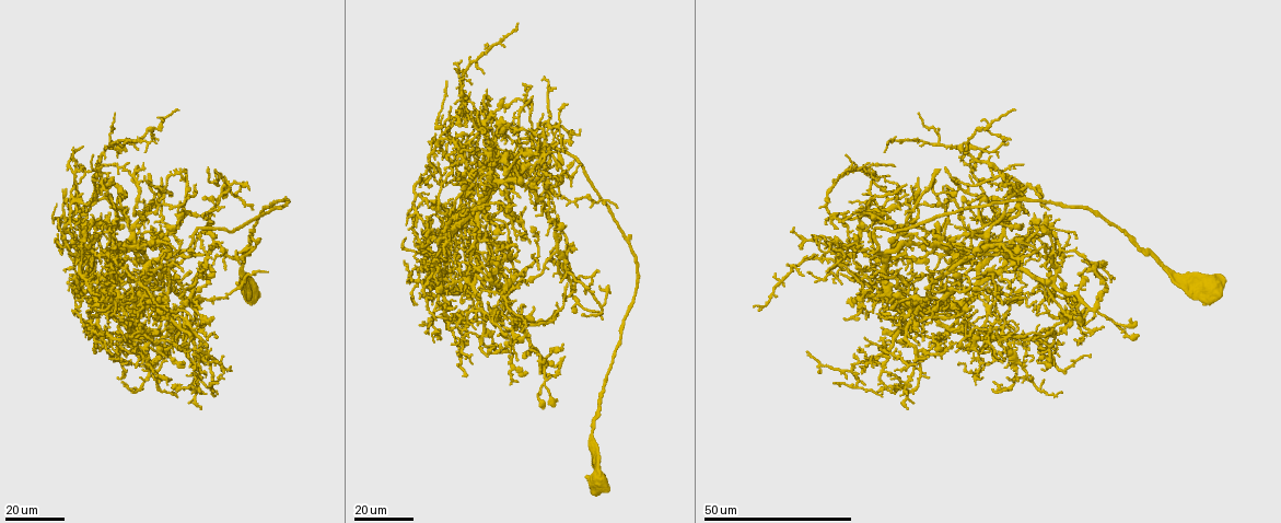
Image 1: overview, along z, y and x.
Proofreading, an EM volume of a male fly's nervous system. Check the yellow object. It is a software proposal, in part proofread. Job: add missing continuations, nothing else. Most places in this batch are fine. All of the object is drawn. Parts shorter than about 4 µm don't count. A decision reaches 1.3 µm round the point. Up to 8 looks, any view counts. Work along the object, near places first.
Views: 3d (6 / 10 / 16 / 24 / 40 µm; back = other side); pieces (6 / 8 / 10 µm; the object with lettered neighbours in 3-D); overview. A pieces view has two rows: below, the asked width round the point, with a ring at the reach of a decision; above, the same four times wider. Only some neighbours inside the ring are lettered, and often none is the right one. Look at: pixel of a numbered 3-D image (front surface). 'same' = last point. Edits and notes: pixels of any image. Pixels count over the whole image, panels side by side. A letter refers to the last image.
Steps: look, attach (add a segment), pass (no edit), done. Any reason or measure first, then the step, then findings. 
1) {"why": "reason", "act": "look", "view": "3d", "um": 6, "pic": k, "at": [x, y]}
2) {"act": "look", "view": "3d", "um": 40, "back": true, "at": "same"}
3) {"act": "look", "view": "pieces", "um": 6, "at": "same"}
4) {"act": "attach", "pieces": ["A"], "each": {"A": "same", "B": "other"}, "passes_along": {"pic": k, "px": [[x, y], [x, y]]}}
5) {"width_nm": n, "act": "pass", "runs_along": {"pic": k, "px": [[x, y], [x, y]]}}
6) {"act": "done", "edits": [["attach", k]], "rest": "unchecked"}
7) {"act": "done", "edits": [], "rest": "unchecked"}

{"why": "branch stops here", "act": "look", "view": "3d", "um": 16, "pic": 1, "at": [521, 283]}

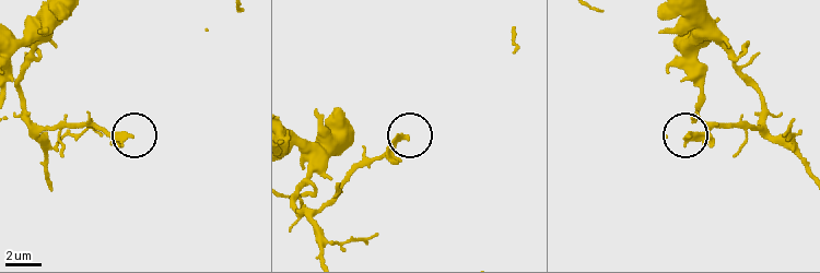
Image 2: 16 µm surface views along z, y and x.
{"act": "look", "view": "pieces", "um": 6, "pic": 2, "at": [688, 135]}

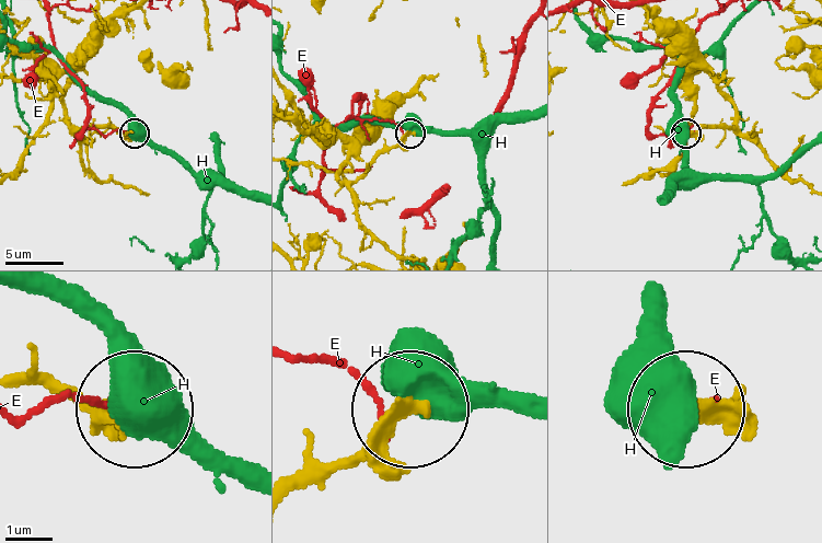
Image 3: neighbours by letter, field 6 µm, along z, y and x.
{"act": "pass", "each": {"E": "other", "H": "other"}, "runs_along": {"pic": 3, "px": [[301, 489], [403, 418]]}, "found": "no lettered segment goes on from it"}

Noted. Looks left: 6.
{"why": "free end", "act": "look", "view": "3d", "um": 16, "pic": 1, "at": [547, 149]}

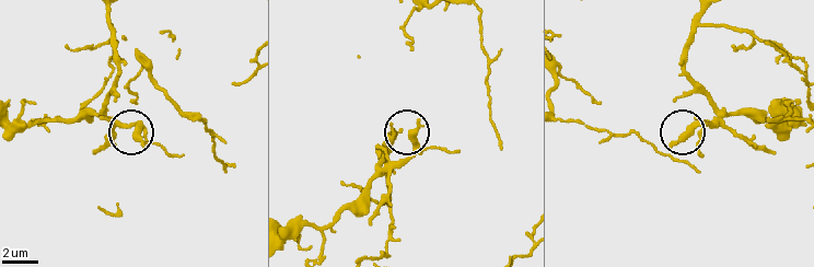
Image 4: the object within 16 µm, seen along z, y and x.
{"why": "what lies round it", "act": "look", "view": "pieces", "um": 10, "pic": 4, "at": [143, 143]}

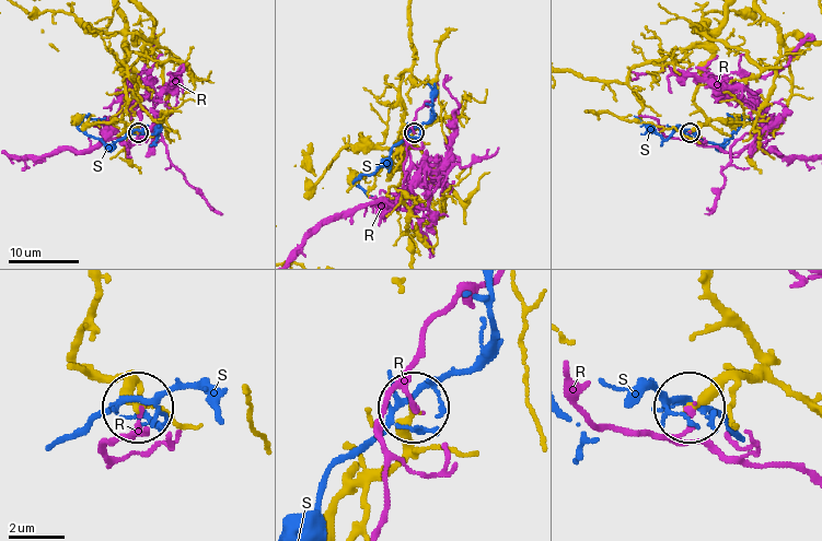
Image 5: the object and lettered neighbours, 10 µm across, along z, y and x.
{"act": "pass", "each": {"R": "other", "S": "other"}, "found": "none of them fits"}

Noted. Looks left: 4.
{"act": "look", "view": "3d", "um": 24, "pic": 1, "at": [444, 83]}

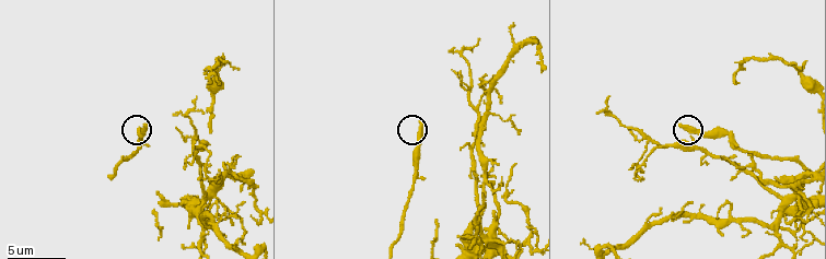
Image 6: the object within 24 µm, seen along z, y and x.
{"act": "look", "view": "pieces", "um": 8, "pic": 6, "at": [423, 121]}

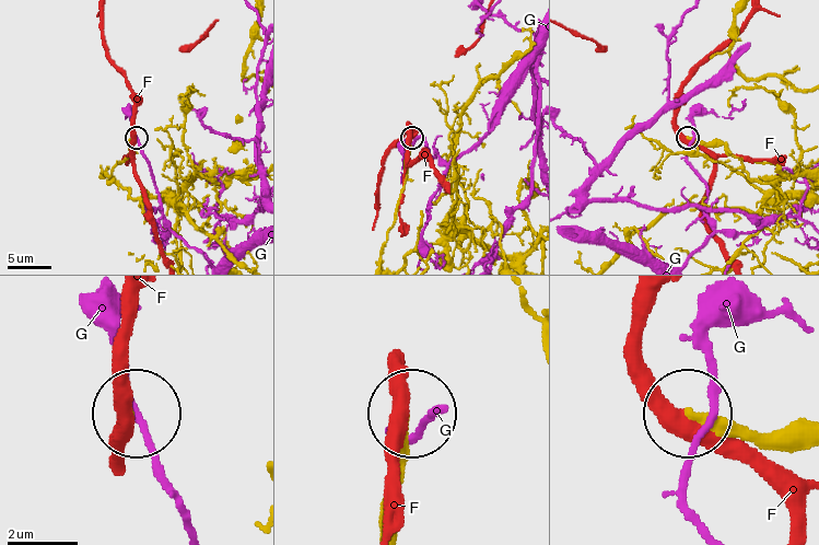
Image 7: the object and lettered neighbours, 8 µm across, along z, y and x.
{"act": "pass", "each": {"F": "other", "G": "other"}, "runs_along": {"pic": 7, "px": [[379, 257], [395, 220], [409, 139]]}, "found": "no lettered segment goes on from it"}

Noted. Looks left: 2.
{"why": "free end", "act": "look", "view": "3d", "um": 16, "pic": 1, "at": [925, 243]}

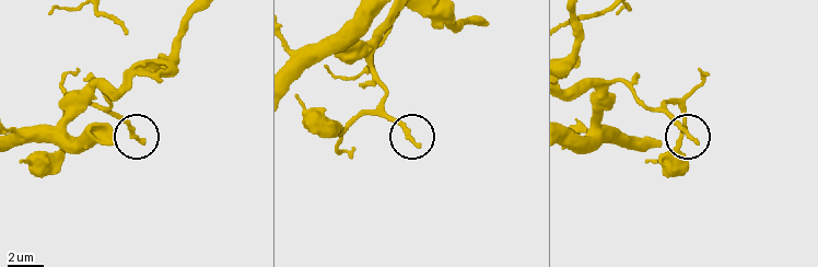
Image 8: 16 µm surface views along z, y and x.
{"act": "look", "view": "pieces", "um": 8, "pic": 8, "at": [697, 142]}

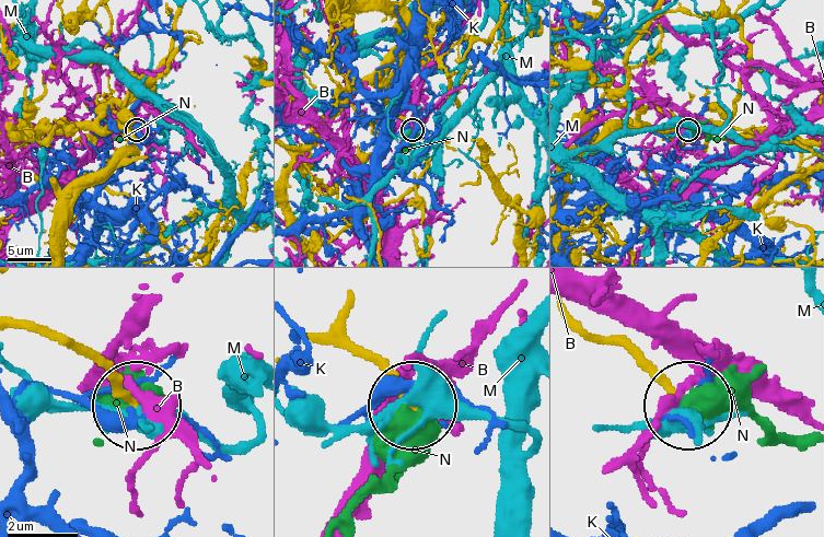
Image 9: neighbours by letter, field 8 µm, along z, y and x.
{"act": "attach", "pieces": ["N"], "each": {"B": "other", "K": "other", "M": "other", "N": "same"}, "found": "the neuron continues"}

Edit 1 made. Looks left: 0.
{"act": "done", "edits": [["attach", 9]], "rest": "unchecked"}

